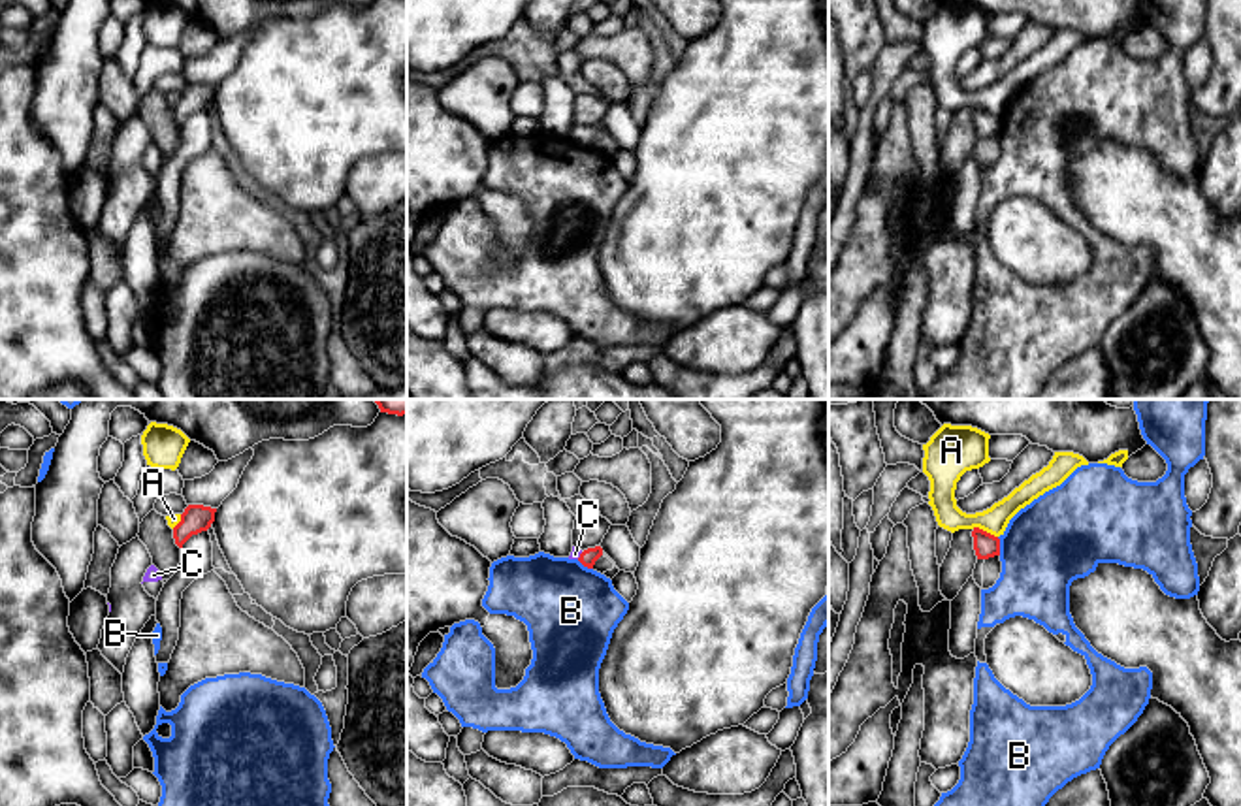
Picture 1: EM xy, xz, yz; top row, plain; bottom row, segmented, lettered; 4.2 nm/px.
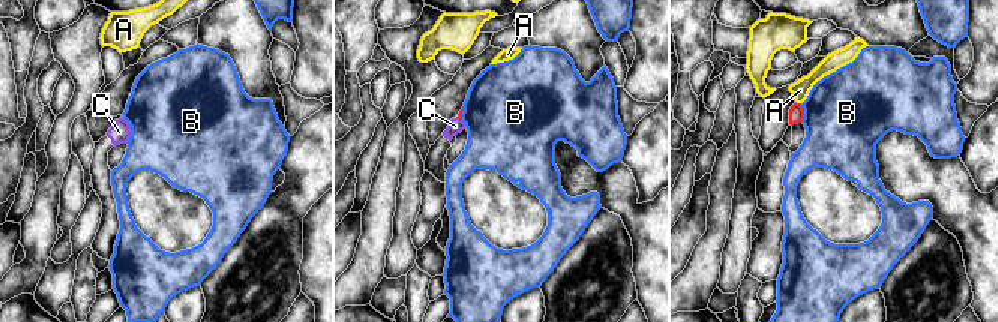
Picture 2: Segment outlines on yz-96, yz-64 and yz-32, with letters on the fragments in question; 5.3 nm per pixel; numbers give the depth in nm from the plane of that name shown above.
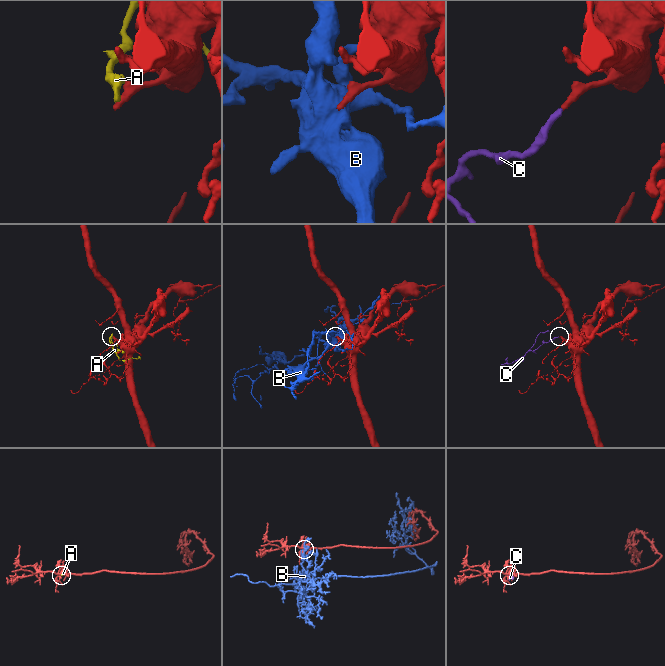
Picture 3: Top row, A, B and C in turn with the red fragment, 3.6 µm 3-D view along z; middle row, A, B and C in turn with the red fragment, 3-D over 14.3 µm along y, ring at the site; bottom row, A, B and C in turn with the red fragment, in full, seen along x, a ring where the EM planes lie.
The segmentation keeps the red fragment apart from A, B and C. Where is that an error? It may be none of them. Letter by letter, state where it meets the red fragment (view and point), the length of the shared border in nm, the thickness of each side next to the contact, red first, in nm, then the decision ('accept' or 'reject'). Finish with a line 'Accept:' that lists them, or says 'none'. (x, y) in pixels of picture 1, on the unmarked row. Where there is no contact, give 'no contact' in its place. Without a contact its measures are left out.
A: contact yz (985, 110); length 120 nm; calibres 110 and 120 nm; reject
B: contact yz (999, 125); length 80 nm; calibres 110 and 380 nm; reject
C: contact xz (580, 134); length 40 nm; calibres 70 and 50 nm; accept
Accept: C

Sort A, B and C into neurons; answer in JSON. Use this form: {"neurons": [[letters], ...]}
{"neurons": [["A"], ["B"], ["C"]]}

